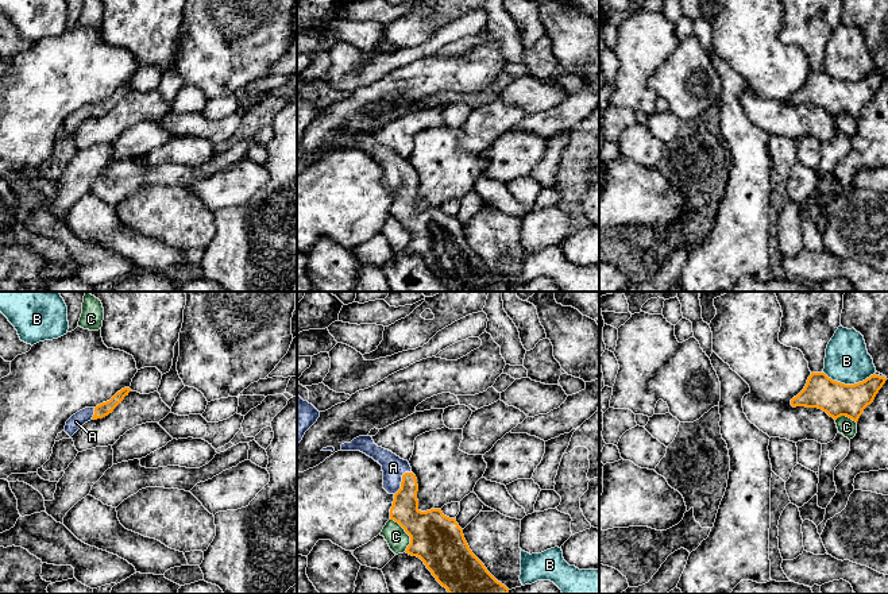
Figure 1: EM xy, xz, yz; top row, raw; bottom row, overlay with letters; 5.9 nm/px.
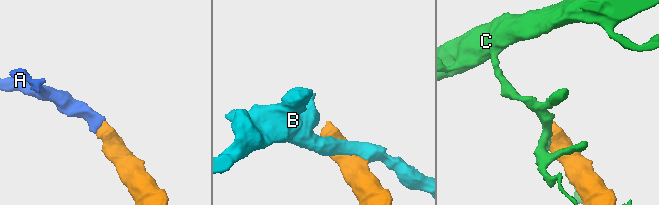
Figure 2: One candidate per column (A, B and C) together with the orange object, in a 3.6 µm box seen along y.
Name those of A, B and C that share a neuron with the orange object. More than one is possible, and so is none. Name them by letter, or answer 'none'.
A

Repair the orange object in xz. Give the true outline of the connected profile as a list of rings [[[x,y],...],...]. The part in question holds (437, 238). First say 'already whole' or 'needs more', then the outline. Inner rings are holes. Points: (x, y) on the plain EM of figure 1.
needs more | [[[359,134],[351,140],[341,142],[341,148],[360,148],[382,163],[383,186],[394,193],[390,207],[390,217],[398,220],[410,234],[406,251],[420,255],[436,278],[447,286],[449,292],[507,292],[509,286],[498,279],[484,265],[484,262],[470,247],[463,227],[455,216],[443,212],[441,207],[421,209],[417,197],[417,176],[412,170],[408,158],[395,151],[378,144],[371,134]]]

